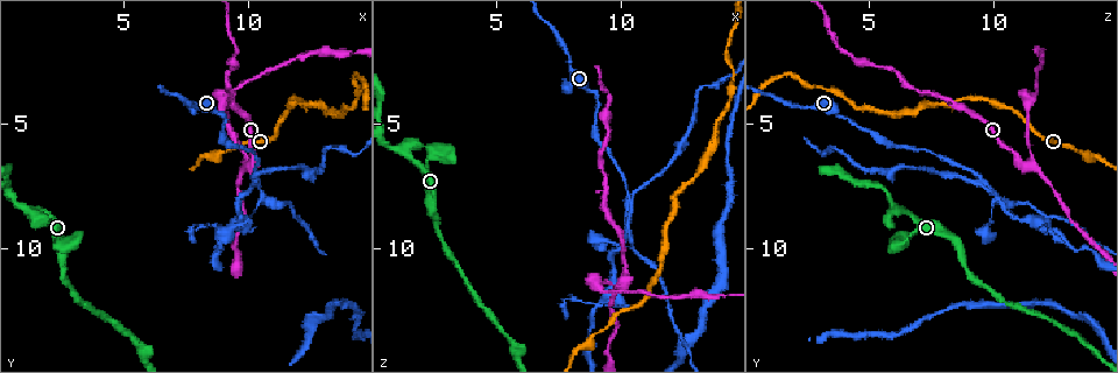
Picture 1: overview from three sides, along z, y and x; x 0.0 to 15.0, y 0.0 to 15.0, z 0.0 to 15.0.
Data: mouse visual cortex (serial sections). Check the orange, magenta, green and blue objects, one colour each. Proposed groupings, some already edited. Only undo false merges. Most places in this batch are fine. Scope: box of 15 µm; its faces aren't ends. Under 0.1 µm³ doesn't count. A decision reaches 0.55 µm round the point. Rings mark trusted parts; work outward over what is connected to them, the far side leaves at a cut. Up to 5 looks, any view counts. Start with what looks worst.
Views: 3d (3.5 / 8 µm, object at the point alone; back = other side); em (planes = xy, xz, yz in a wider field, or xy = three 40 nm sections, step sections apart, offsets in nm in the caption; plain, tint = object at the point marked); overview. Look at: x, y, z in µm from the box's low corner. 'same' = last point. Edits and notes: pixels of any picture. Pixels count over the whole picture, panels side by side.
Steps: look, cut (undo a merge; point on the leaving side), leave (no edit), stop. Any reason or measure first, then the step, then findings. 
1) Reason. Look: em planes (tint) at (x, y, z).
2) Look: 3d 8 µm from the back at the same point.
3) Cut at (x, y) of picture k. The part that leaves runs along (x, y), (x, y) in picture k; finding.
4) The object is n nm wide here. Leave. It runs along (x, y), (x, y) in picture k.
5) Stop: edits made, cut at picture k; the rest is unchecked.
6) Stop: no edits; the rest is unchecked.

Two arms at a narrow angle. Look: 3d 3.5 µm at (10.3, 7.1, 9.5).

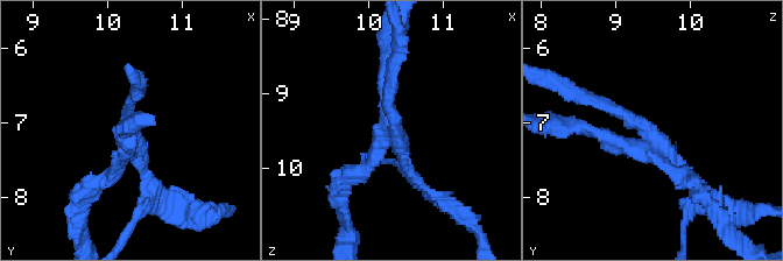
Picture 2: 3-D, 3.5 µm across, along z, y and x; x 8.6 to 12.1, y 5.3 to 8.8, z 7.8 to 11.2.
4 arms meet here; the arms are 150, 150, 200, 200 nm wide; now the EM. Look: em planes (tint) at (10.35, 7.25, 9.50).

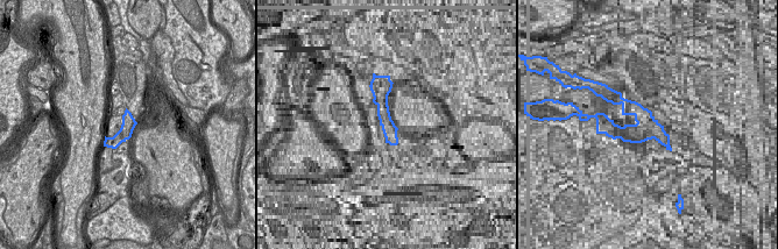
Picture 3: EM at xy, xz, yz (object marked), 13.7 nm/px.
Cut at (606, 142) of picture 2. The part that leaves runs along (129, 147), (76, 214) in picture 2; a second cell is stuck on.

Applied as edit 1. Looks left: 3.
See it whole again. Look: overview.

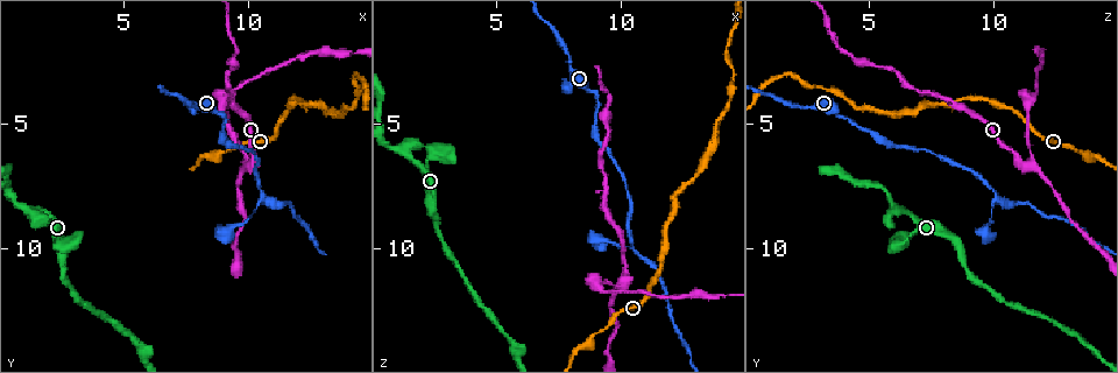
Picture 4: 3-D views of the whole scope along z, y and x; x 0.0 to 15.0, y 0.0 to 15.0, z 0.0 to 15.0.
Abrupt turn. Look: 3d 8 µm at (10.0, 6.5, 11.5).

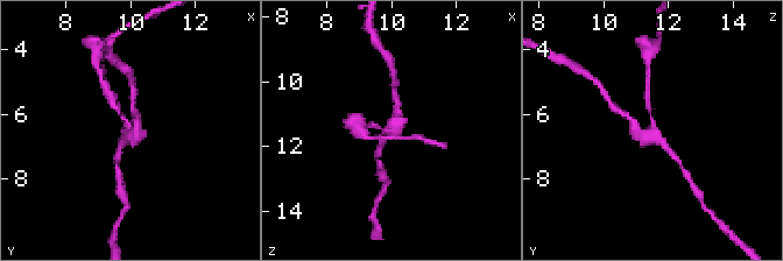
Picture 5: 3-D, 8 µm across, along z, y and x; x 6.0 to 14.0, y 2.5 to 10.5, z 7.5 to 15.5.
3 arms meet here; the arms are 150, 200, 200 nm wide. Look: em xy step 5 (tint) at (10.0, 6.6, 11.5).

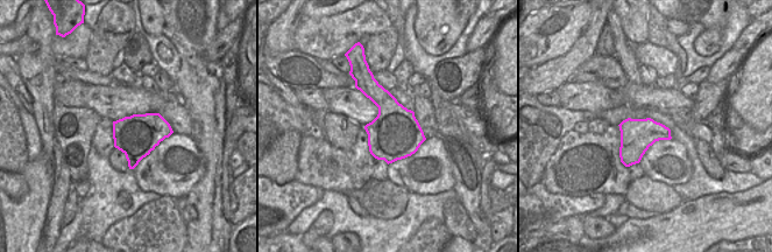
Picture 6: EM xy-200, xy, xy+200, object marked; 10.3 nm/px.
Leave. It runs along (399, 105), (392, 132), (374, 126) in picture 5; continuous, no second cell.

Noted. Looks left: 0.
Stop: edits made, cut at picture 2; the rest is unchecked.

